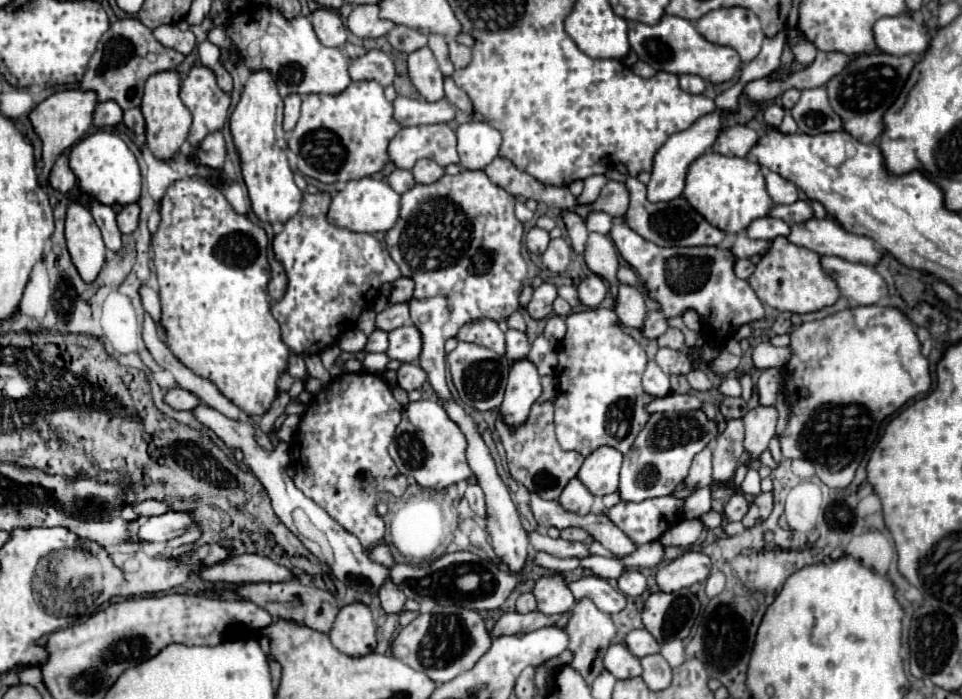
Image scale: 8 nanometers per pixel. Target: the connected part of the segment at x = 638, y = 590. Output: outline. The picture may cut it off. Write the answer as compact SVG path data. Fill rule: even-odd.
M627 569L619 579L617 579L619 591L627 597L639 597L645 587L647 587L647 579L643 573L639 573L637 569Z

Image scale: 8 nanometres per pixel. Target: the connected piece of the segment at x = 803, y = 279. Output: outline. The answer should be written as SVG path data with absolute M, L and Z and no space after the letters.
M787 237L773 239L769 253L761 257L761 261L755 267L755 273L747 281L751 289L757 293L757 297L763 303L775 307L777 311L809 313L833 305L841 295L837 285L823 273L819 265L819 255L805 247L797 247L789 243Z

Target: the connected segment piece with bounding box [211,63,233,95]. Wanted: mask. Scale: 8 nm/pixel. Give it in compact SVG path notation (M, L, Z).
M215 63L215 65L211 65L211 67L213 67L215 75L217 75L217 85L219 85L225 93L231 95L231 91L233 91L233 79L231 79L231 73L229 73L221 63Z

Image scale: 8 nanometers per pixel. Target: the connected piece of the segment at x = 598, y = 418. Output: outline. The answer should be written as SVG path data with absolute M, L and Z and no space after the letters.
M589 309L589 311L577 311L567 317L567 335L559 341L557 353L559 353L559 365L555 369L555 375L559 379L559 393L555 397L555 433L561 449L565 451L577 451L583 457L591 455L599 447L607 445L621 453L627 453L639 435L639 431L645 427L649 413L645 411L645 405L653 399L651 395L643 393L641 387L641 373L645 371L647 357L643 347L621 327L615 325L617 315L613 309Z

